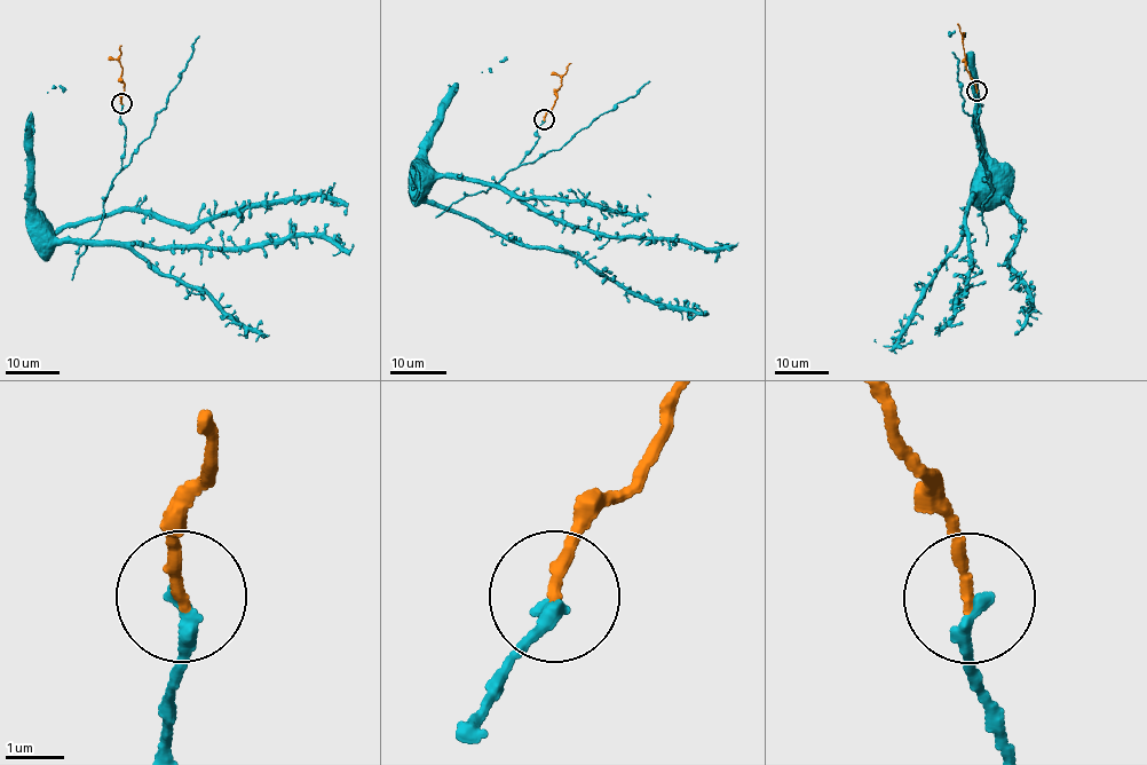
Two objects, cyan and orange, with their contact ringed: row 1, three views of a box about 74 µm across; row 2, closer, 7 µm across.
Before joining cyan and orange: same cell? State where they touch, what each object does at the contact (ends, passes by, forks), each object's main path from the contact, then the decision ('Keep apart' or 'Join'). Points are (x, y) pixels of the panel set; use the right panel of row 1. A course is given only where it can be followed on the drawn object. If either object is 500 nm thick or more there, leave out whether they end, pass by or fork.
Place: (977, 91). At the ring cyan ends. At the ring orange ends. Course of cyan: (977, 92), (991, 195), (983, 211), (968, 209), (986, 191), (1019, 223), (1003, 266), (1030, 305), (1014, 334). Course of orange: (977, 92), (966, 70), (957, 24). Join

